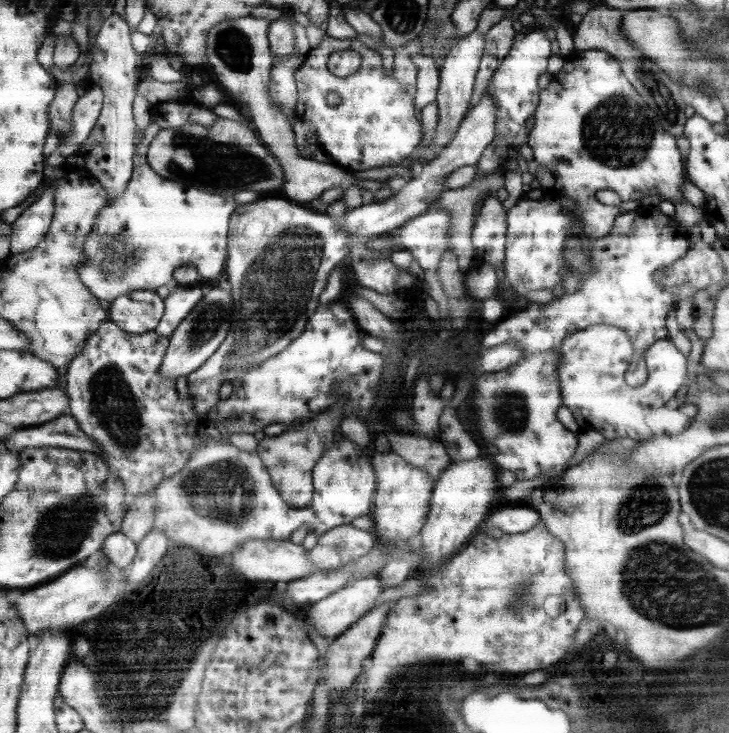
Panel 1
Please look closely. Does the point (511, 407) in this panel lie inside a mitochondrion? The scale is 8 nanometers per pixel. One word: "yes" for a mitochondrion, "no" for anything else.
yes

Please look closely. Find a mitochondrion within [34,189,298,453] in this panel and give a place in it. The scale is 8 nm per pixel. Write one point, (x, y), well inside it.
(117, 259)

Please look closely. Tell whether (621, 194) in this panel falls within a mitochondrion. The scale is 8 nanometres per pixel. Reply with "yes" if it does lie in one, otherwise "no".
no

